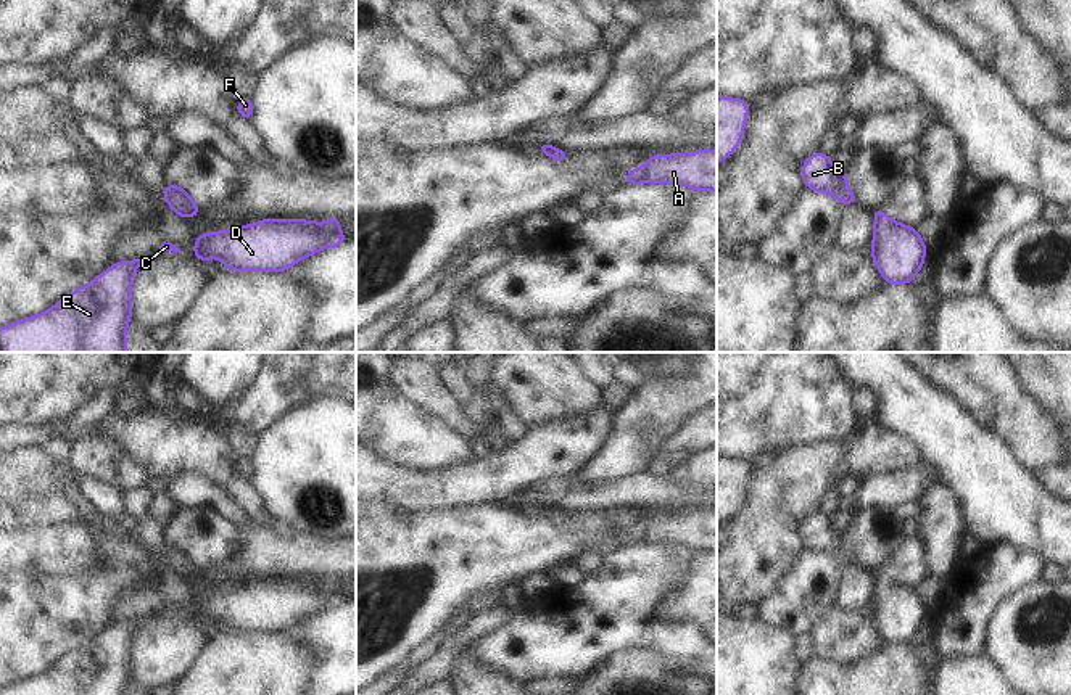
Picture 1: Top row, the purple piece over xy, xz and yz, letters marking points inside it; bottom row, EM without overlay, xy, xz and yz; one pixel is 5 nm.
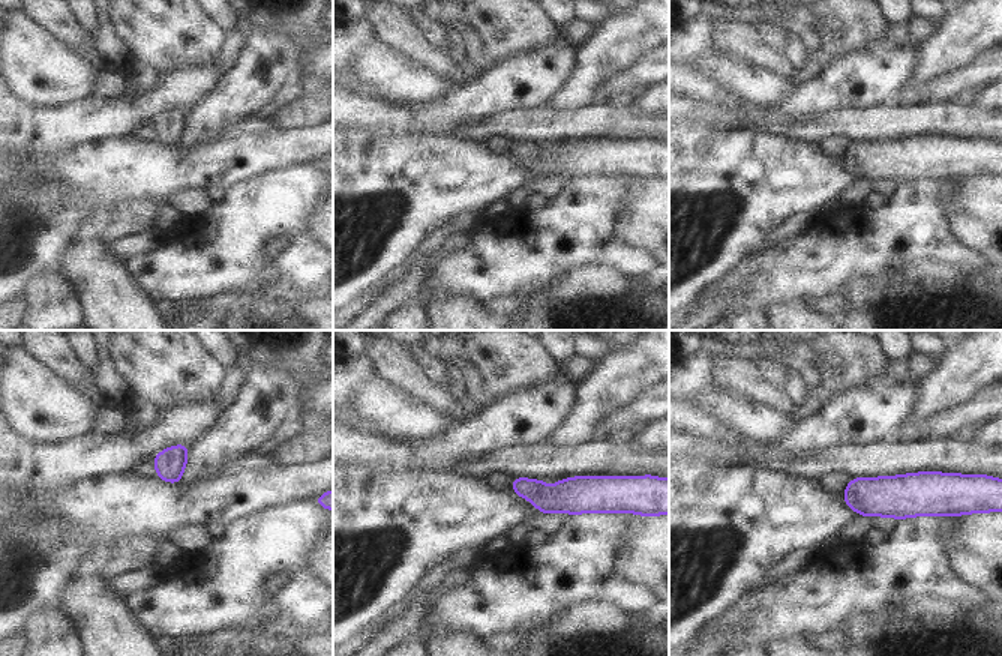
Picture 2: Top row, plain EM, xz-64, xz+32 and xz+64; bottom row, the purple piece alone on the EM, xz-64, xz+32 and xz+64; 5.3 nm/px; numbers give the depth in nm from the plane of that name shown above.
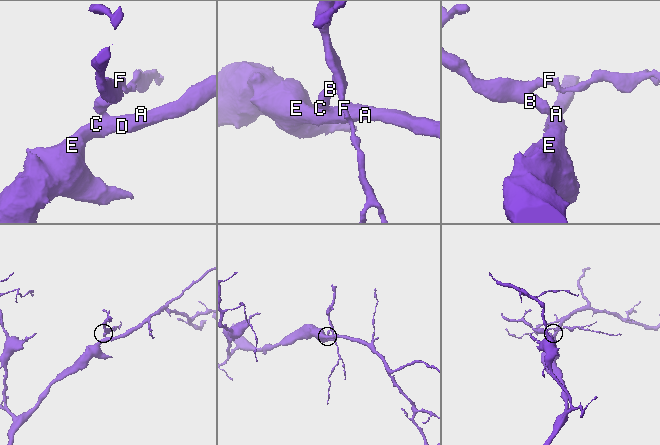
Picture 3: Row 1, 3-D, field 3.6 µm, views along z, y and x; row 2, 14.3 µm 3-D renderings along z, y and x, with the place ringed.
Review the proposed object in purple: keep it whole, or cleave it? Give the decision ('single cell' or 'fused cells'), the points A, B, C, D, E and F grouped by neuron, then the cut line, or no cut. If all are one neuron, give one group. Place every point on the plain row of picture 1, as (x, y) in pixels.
single cell; groups A B C D E F; cut none

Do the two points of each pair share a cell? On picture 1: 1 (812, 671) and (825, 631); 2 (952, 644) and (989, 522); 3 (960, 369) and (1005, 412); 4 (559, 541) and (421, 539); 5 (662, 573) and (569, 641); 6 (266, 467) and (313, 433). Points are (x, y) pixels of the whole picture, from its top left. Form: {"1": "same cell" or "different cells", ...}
{"1": "different cells", "2": "different cells", "3": "same cell", "4": "same cell", "5": "same cell", "6": "same cell"}

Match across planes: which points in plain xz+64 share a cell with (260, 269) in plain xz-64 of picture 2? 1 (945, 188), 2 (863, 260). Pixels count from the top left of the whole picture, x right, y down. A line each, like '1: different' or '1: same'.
1: same
2: same

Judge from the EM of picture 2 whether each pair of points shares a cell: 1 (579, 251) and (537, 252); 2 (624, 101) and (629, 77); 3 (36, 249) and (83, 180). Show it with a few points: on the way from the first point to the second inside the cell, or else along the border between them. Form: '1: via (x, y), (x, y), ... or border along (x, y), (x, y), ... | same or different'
1: via (569, 251), (548, 252) | same
2: border along (629, 92), (620, 92), (605, 101) | different
3: via (53, 233), (83, 203), (83, 197) | same

